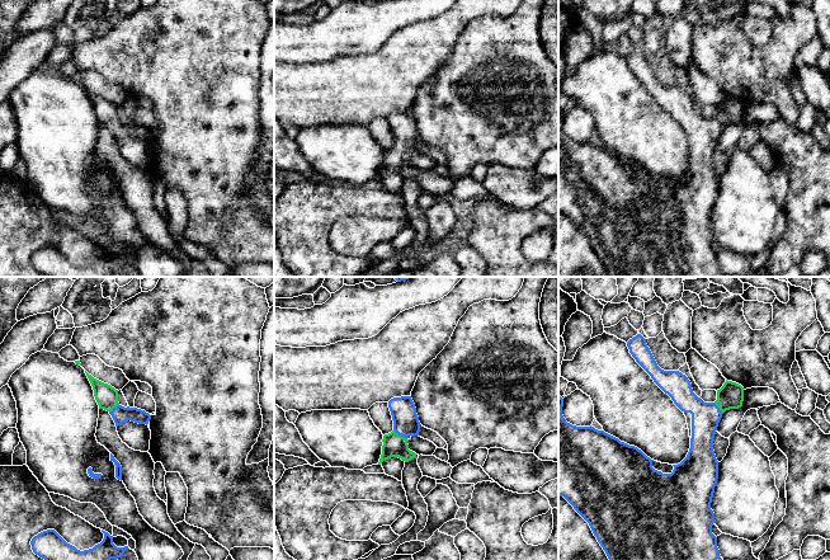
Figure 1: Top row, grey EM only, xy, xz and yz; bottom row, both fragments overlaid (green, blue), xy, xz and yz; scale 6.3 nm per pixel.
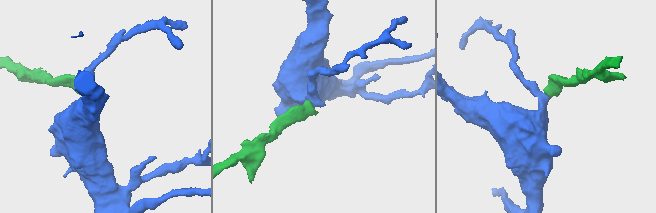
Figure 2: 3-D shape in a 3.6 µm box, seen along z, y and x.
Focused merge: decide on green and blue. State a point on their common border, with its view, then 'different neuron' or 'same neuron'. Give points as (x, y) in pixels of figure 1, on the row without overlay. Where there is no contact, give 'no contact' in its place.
xz (400, 151) | same neuron

